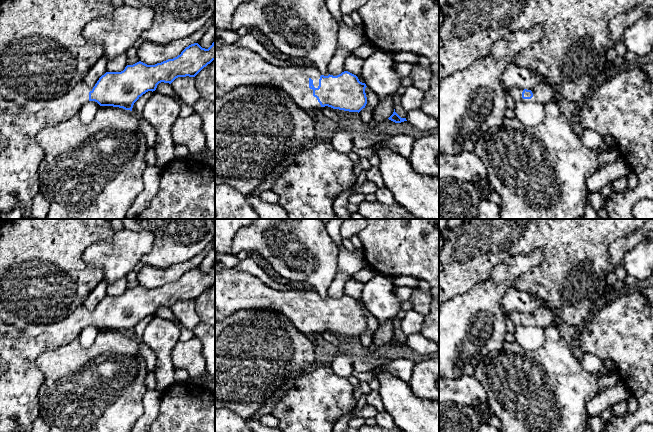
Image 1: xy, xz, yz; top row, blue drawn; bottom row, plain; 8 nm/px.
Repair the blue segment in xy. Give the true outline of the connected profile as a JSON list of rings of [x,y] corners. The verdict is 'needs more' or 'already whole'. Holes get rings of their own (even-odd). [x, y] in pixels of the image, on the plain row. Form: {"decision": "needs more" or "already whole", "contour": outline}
{"decision": "needs more", "contour": [[[215,264],[208,273],[194,267],[177,281],[155,289],[139,285],[127,289],[121,296],[106,296],[93,312],[81,305],[67,318],[55,323],[28,325],[20,330],[0,320],[0,432],[20,432],[24,427],[32,426],[40,417],[38,391],[43,384],[44,376],[37,367],[37,358],[43,351],[78,339],[80,333],[89,325],[95,325],[100,330],[132,335],[134,327],[146,316],[155,315],[159,307],[171,308],[178,301],[195,301],[213,284]]]}

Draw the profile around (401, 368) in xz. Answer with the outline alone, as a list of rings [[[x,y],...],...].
[[[393,359],[387,364],[380,365],[373,370],[360,372],[354,371],[353,376],[359,379],[360,381],[370,382],[373,379],[376,379],[375,372],[380,370],[385,370],[393,374],[395,377],[408,382],[411,377],[415,363],[408,359]]]

